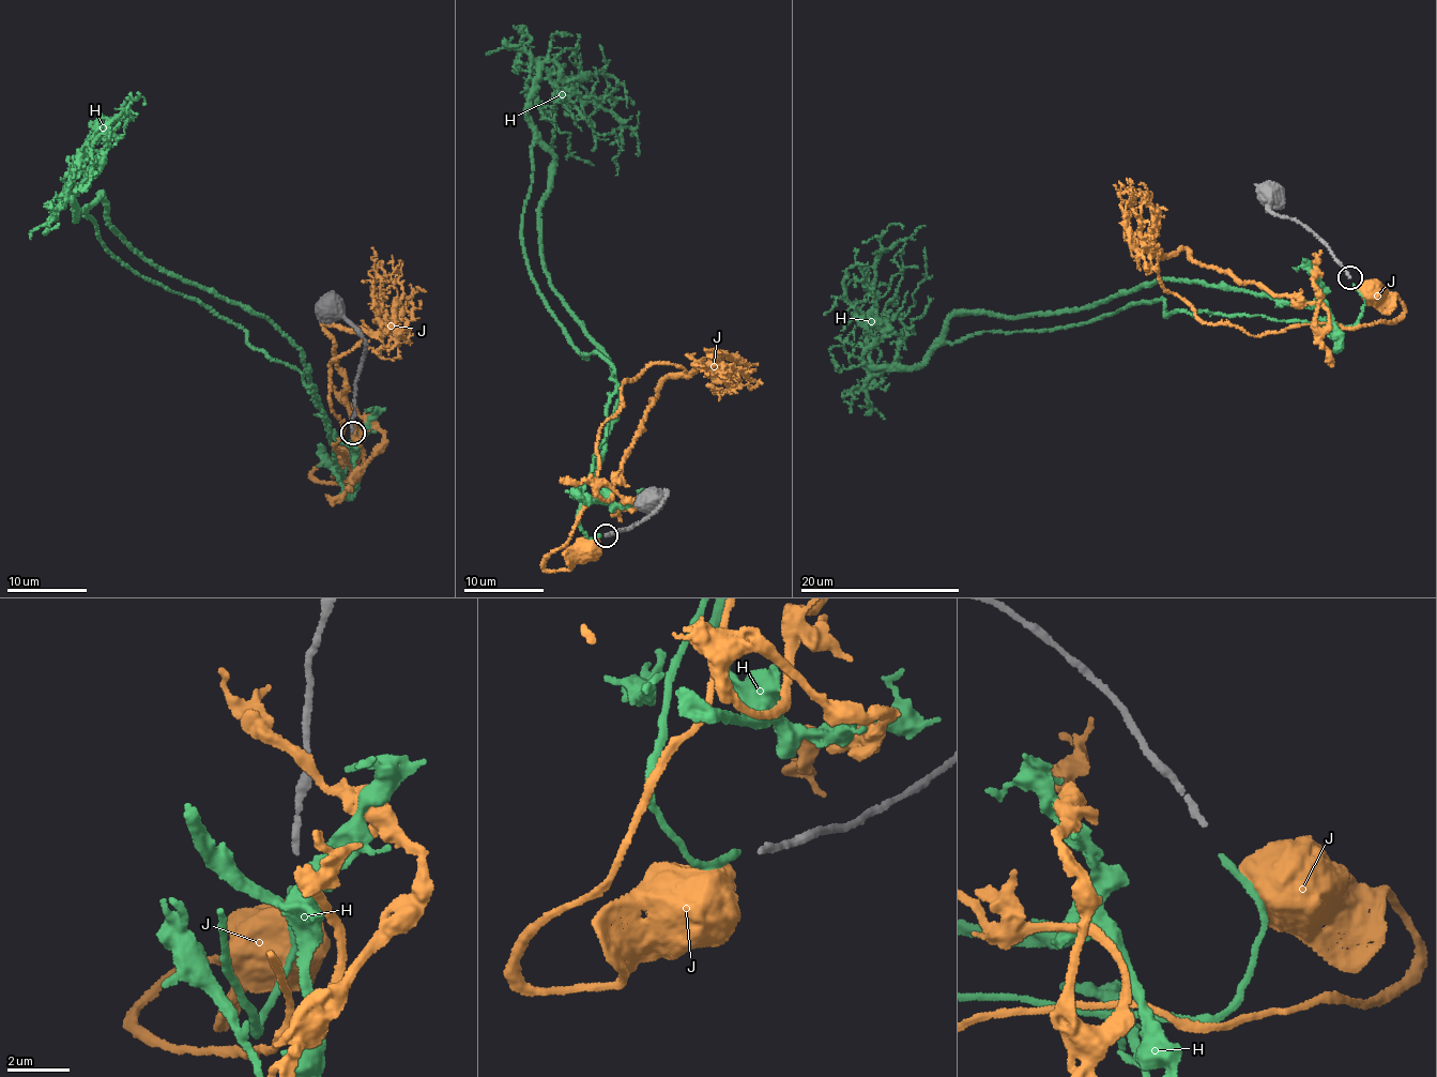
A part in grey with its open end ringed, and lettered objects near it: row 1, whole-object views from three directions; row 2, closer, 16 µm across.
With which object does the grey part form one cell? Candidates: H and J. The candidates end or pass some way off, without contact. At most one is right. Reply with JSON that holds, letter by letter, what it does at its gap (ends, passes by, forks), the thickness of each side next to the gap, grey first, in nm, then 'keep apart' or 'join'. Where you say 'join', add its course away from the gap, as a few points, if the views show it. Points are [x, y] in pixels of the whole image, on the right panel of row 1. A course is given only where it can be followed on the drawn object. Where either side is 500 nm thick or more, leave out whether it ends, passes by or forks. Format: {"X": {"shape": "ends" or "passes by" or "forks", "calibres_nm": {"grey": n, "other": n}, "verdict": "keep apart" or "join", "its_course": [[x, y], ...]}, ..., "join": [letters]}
{"H": {"shape": "ends", "calibres_nm": {"grey": 200, "other": 240}, "verdict": "join", "its_course": [[1353, 284], [1364, 304], [1351, 324], [1167, 316], [1163, 299], [979, 332], [877, 367], [878, 256], [926, 226]]}, "J": {"calibres_nm": {"grey": 200, "other": 800}, "verdict": "keep apart"}, "join": ["H"]}

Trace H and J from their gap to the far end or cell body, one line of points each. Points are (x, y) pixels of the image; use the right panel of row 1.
H: (1353, 284), (1364, 304), (1351, 324), (1167, 316), (1163, 299), (979, 332), (877, 367), (878, 256), (926, 226)
J: (1358, 286), (1404, 314), (1249, 335), (1207, 324), (1157, 267), (1185, 248), (1314, 301), (1323, 328), (1313, 253)

